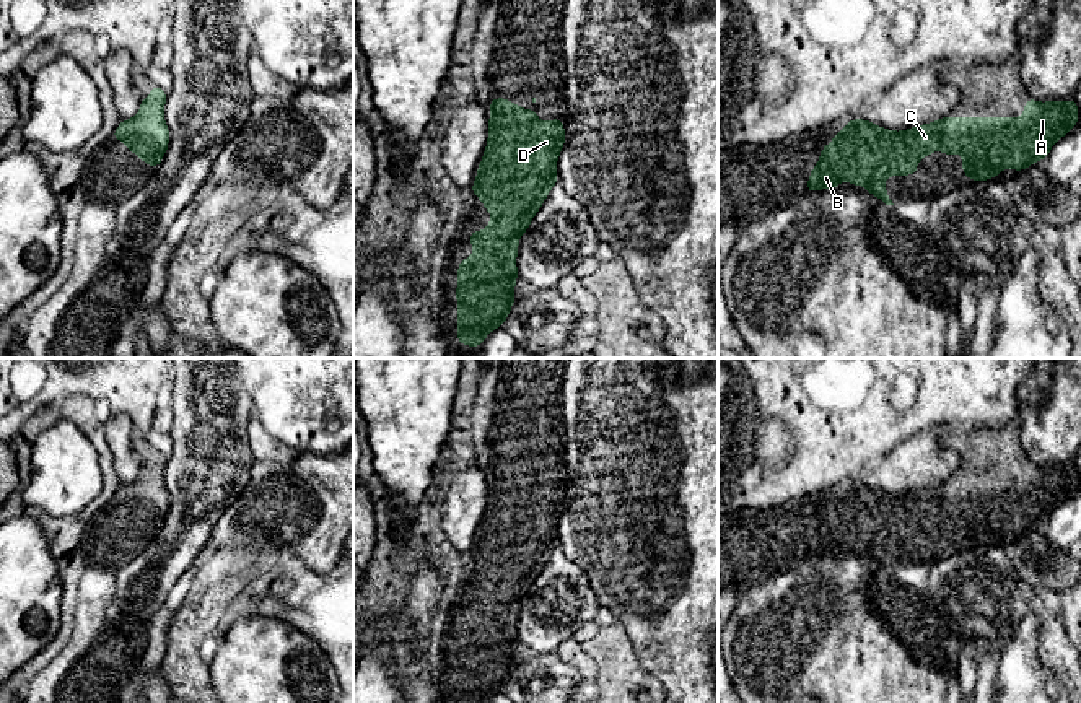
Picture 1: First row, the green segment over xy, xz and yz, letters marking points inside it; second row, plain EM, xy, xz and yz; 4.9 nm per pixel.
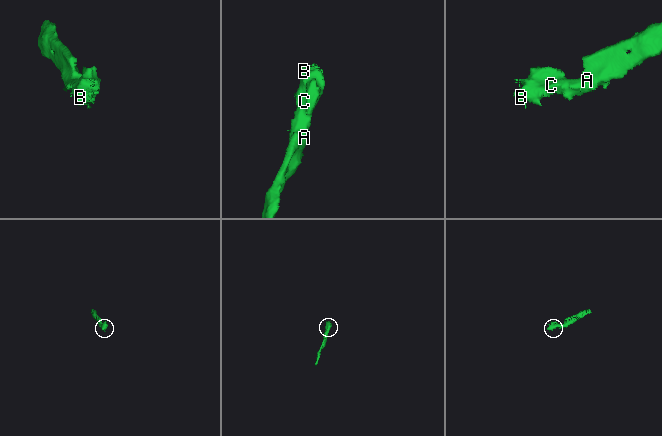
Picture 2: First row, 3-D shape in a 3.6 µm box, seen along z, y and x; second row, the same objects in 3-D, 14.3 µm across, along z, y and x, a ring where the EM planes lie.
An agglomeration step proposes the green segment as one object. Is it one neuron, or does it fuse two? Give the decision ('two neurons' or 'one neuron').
one neuron

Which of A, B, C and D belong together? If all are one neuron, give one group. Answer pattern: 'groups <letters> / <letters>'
groups A B C D

